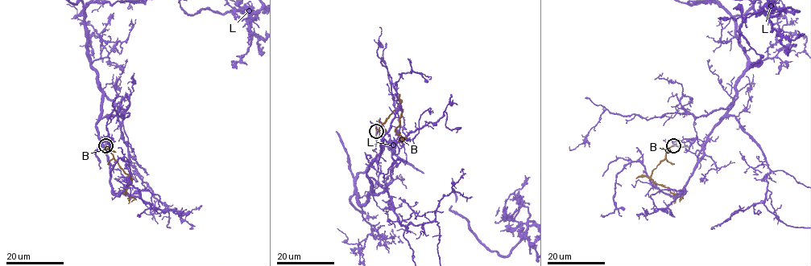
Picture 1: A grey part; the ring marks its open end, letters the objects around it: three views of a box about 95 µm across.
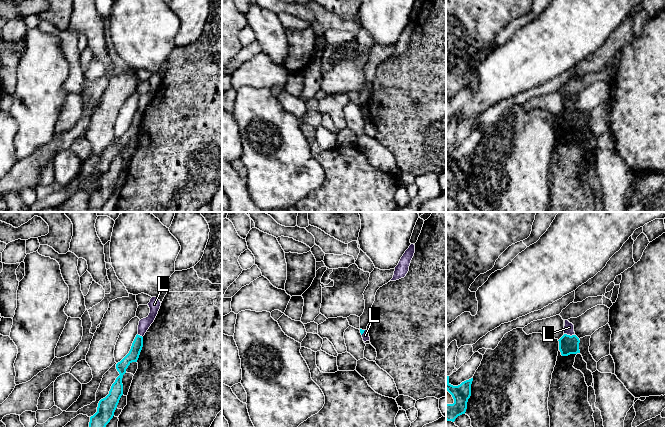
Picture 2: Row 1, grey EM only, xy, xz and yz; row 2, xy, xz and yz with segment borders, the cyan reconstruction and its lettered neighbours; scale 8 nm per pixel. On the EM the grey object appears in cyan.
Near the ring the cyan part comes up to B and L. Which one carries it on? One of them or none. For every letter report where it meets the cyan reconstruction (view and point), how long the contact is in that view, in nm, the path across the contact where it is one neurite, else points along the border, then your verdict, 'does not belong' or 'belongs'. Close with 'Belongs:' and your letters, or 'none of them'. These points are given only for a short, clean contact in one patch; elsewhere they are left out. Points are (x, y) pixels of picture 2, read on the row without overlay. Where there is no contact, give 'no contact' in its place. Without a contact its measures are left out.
B: contact yz (452, 172); length 140 nm; belongs
L: contact yz (569, 111); length 90 nm; border yz (564, 109), (574, 111); does not belong
Belongs: B

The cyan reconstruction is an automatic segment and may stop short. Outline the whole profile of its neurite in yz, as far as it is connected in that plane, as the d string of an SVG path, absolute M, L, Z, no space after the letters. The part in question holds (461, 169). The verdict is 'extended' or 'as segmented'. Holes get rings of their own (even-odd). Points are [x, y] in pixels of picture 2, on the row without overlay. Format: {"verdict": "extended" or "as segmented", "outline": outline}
{"verdict": "extended", "outline": "M446 152L446 196L454 198L455 195L465 190L467 178L471 172L471 160L473 154L462 158L458 162L449 159L449 152Z"}

